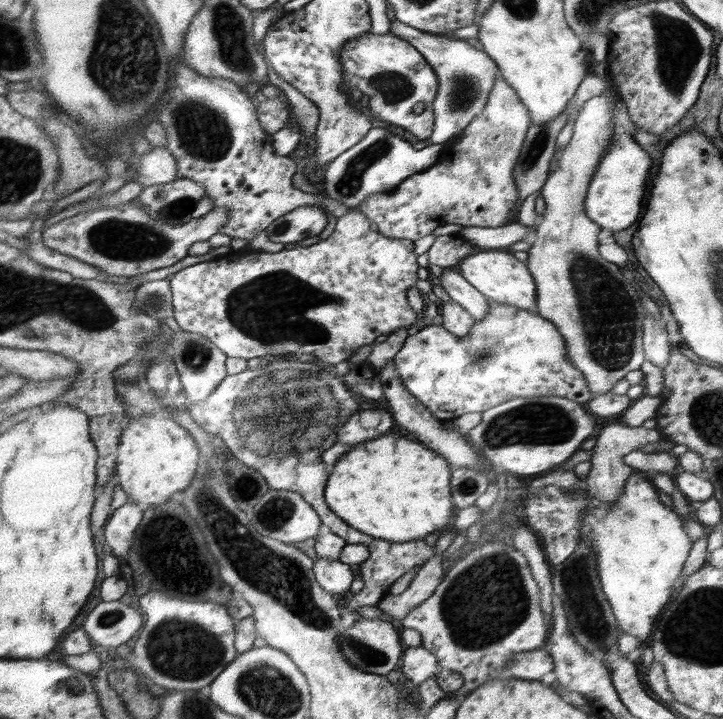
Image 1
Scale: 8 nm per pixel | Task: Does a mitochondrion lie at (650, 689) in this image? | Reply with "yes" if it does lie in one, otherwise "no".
no

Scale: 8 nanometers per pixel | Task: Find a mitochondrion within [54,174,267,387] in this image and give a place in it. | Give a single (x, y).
(123, 240)

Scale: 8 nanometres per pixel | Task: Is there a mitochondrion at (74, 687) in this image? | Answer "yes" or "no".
yes

